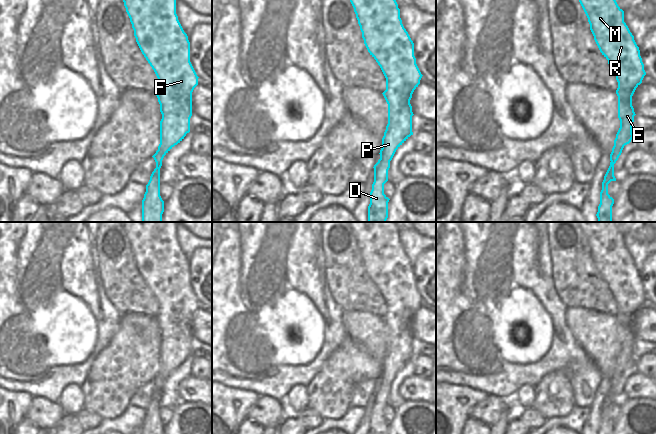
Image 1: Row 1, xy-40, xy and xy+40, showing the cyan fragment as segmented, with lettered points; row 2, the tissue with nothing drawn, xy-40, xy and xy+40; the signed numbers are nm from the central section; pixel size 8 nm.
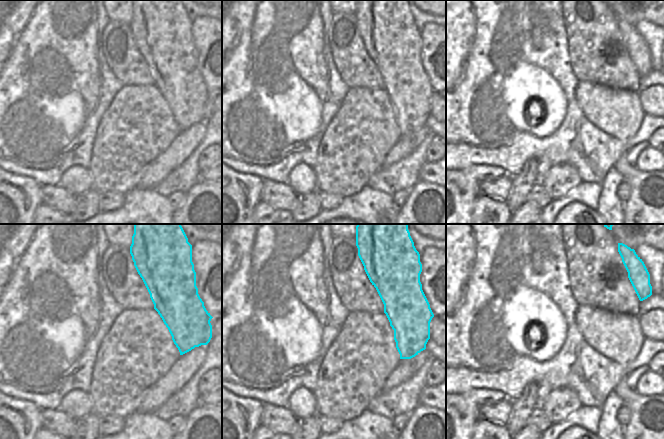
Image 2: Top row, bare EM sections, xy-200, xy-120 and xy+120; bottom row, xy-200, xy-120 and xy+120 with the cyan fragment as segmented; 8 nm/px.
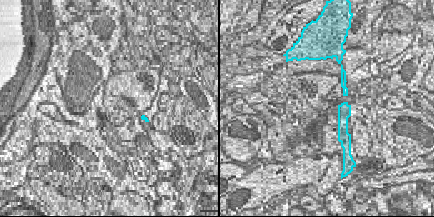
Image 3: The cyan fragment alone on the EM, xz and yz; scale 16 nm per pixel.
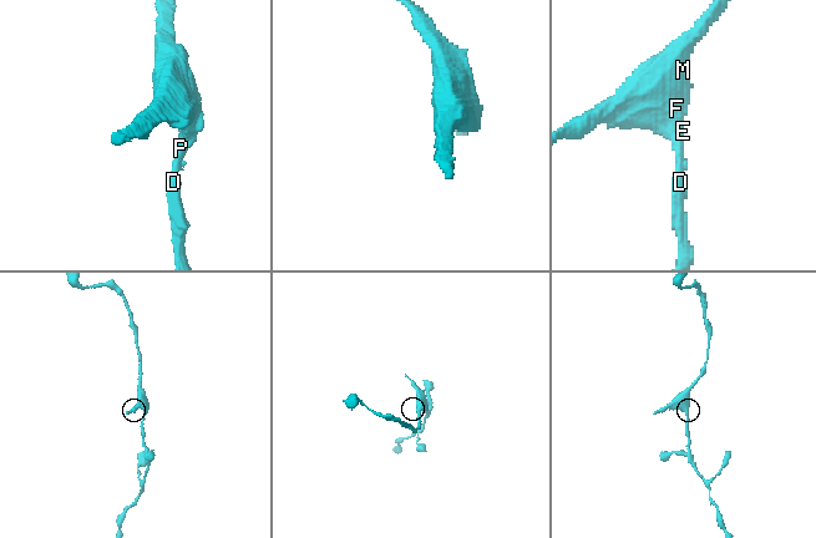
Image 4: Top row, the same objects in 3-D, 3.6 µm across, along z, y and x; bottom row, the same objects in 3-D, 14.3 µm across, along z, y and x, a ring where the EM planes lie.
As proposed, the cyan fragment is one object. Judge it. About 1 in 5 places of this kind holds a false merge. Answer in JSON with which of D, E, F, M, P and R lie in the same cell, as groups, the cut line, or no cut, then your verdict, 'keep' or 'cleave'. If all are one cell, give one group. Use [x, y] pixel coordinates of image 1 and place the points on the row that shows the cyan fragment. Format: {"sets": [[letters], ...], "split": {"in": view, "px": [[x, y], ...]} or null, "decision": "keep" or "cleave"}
{"sets": [["D", "E", "F", "M", "P", "R"]], "split": null, "decision": "keep"}

